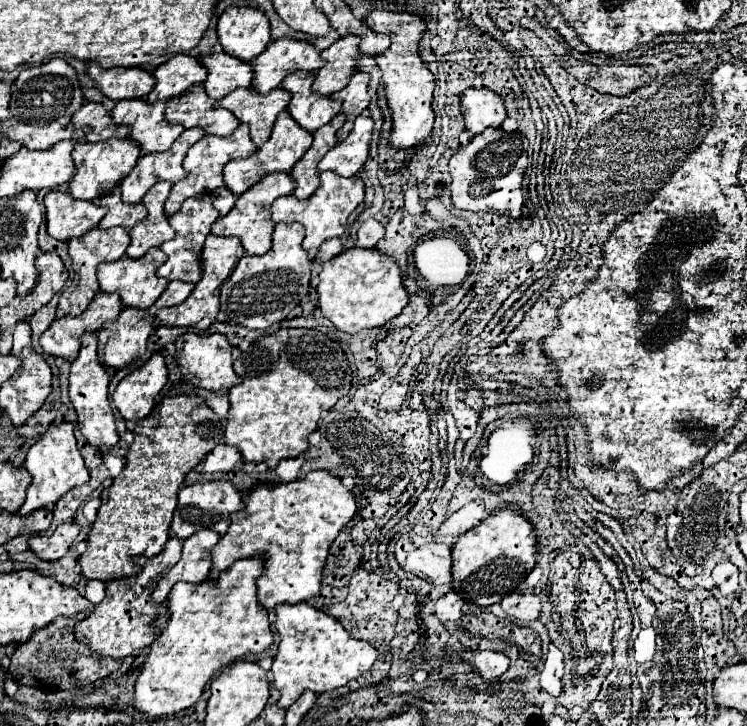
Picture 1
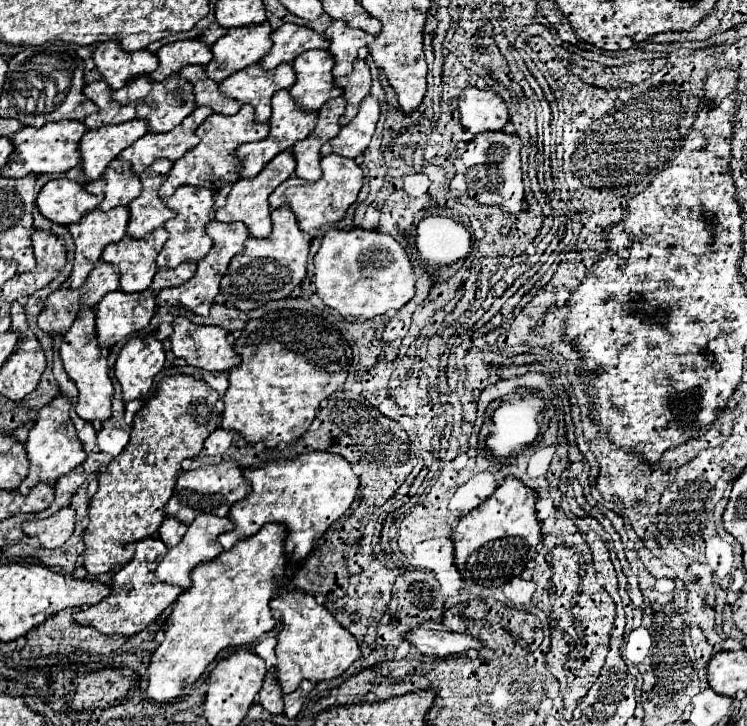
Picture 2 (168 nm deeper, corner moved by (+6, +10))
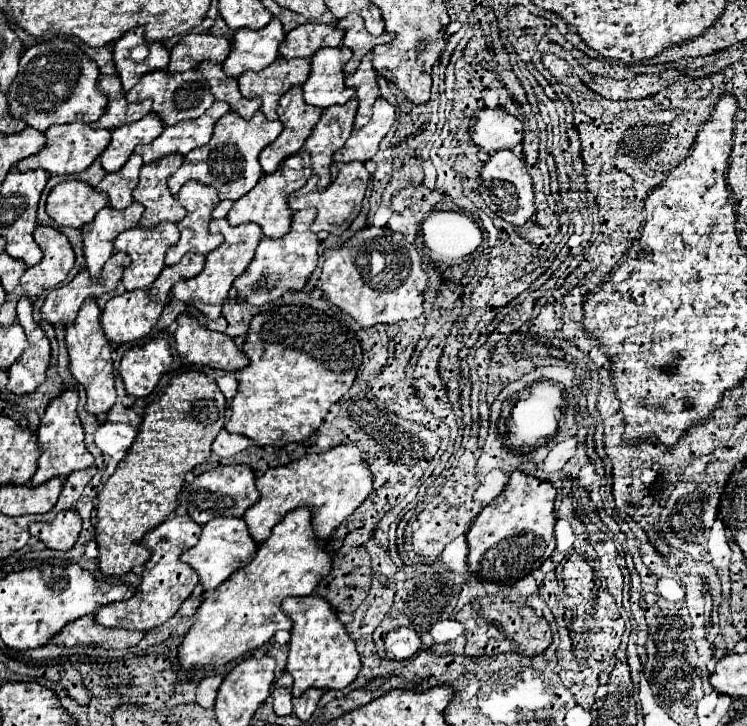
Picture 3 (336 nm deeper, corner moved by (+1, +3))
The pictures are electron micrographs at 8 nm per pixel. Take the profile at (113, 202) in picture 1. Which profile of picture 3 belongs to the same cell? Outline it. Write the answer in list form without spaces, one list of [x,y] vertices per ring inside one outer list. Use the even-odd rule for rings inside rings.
[[[131,155],[129,161],[121,167],[121,171],[107,173],[101,183],[95,187],[101,193],[109,195],[109,205],[113,209],[125,209],[133,203],[133,191],[139,185],[139,171],[143,161],[139,155]]]

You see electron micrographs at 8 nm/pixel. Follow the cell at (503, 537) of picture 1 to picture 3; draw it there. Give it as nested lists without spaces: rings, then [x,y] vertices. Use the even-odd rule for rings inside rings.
[[[513,471],[507,487],[495,499],[495,503],[487,505],[477,519],[471,523],[467,531],[467,565],[469,571],[481,583],[495,583],[499,587],[511,587],[519,579],[531,575],[535,569],[547,561],[555,549],[555,487],[547,481],[539,481],[521,471]]]

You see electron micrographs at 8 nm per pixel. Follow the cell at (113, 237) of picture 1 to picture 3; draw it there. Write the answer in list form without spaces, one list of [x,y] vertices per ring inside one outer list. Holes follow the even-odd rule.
[[[133,203],[131,207],[123,211],[115,211],[111,207],[105,207],[95,215],[95,219],[81,227],[83,233],[83,255],[87,271],[93,279],[101,275],[101,269],[105,261],[113,253],[113,239],[127,231],[137,227],[139,219],[143,215],[143,207],[139,203]]]

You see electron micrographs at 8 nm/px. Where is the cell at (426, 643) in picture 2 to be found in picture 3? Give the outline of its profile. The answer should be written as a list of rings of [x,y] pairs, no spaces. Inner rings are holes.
[[[399,627],[385,637],[385,649],[389,659],[409,659],[421,649],[421,637],[415,629]]]

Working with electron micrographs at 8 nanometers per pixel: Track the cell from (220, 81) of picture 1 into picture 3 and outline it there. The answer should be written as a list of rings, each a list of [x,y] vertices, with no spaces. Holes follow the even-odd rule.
[[[273,19],[259,31],[239,29],[231,39],[231,53],[223,61],[223,71],[231,77],[239,77],[245,71],[257,71],[271,65],[279,55],[279,45],[285,39],[285,31],[279,19]]]

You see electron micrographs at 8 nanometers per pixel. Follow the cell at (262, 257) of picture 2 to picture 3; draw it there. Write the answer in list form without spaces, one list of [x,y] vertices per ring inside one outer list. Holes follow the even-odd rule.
[[[301,209],[293,213],[293,221],[291,221],[291,231],[281,237],[281,239],[263,239],[255,251],[253,261],[249,263],[247,271],[243,275],[239,275],[233,281],[233,299],[237,301],[245,301],[249,305],[261,307],[265,303],[271,303],[275,299],[279,299],[283,293],[287,291],[295,291],[301,289],[301,285],[305,285],[313,273],[313,269],[317,267],[317,235],[309,231],[309,225],[315,219],[315,209]]]

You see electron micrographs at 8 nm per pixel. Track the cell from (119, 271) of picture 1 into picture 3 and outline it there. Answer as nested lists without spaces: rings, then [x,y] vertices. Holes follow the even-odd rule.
[[[161,223],[159,227],[155,227],[153,231],[143,231],[141,227],[133,227],[121,235],[117,235],[117,239],[113,241],[115,245],[115,251],[121,251],[121,253],[127,253],[129,259],[131,259],[131,265],[127,267],[127,271],[123,273],[123,287],[127,291],[135,291],[135,289],[149,289],[155,279],[159,277],[159,273],[163,271],[165,263],[163,263],[163,257],[165,257],[165,251],[175,245],[179,239],[179,231],[177,231],[177,225],[175,223]]]

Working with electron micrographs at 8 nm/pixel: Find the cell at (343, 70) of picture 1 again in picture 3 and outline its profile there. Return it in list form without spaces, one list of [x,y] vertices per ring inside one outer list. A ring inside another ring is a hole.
[[[349,15],[347,19],[341,19],[337,21],[337,27],[345,31],[345,37],[343,37],[343,47],[351,49],[353,51],[353,57],[351,61],[343,67],[343,73],[349,77],[355,73],[359,61],[375,47],[375,45],[383,45],[383,43],[391,43],[391,35],[383,33],[379,37],[375,35],[369,35],[369,31],[365,31],[365,25],[363,25],[363,19],[359,15]]]

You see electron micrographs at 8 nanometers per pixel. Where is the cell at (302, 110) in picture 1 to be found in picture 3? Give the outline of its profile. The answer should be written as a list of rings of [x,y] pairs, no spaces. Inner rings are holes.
[[[347,47],[321,49],[311,57],[311,73],[303,85],[303,99],[309,105],[327,109],[331,105],[343,105],[353,95],[355,89],[343,83],[343,65],[351,59]]]

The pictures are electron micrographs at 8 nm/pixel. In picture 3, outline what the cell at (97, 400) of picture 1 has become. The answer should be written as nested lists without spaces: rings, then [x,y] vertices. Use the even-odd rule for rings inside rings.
[[[87,299],[79,309],[79,315],[71,327],[67,327],[67,351],[69,351],[69,373],[75,377],[77,383],[83,385],[87,391],[87,405],[85,411],[91,415],[109,413],[115,405],[115,383],[113,383],[113,359],[111,359],[111,345],[107,343],[101,323],[101,309],[97,307],[95,299]]]

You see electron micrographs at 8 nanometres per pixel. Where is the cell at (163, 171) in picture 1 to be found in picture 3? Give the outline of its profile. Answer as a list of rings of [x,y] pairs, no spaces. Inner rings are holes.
[[[215,101],[205,115],[201,115],[199,119],[195,119],[195,123],[179,123],[179,127],[165,127],[165,131],[151,143],[147,145],[139,145],[135,147],[135,153],[143,157],[143,163],[151,163],[157,161],[161,157],[167,157],[171,153],[179,153],[179,155],[187,155],[189,151],[203,147],[211,133],[213,133],[213,125],[229,111],[227,103],[223,101]]]

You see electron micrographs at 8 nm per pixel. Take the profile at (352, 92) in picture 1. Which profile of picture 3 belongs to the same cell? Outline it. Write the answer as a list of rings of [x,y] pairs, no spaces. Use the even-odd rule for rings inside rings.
[[[367,53],[357,71],[345,79],[347,87],[353,87],[357,91],[357,101],[359,101],[359,109],[355,115],[355,129],[361,129],[369,117],[371,117],[371,107],[373,103],[379,99],[379,85],[377,85],[377,77],[375,77],[375,69],[371,65],[371,53]]]

